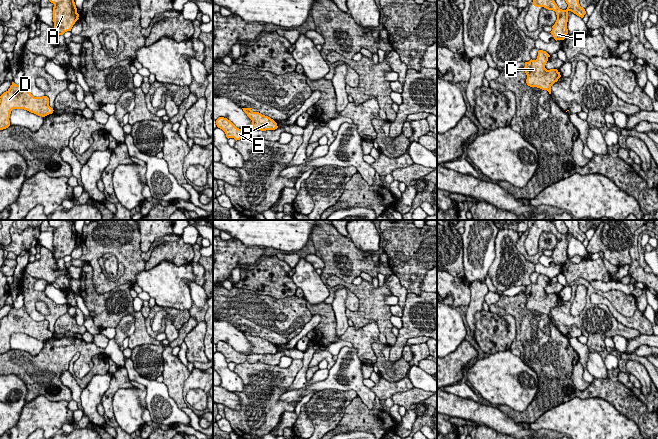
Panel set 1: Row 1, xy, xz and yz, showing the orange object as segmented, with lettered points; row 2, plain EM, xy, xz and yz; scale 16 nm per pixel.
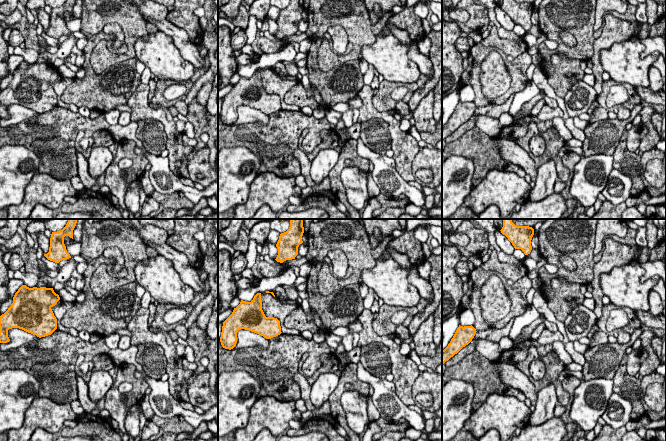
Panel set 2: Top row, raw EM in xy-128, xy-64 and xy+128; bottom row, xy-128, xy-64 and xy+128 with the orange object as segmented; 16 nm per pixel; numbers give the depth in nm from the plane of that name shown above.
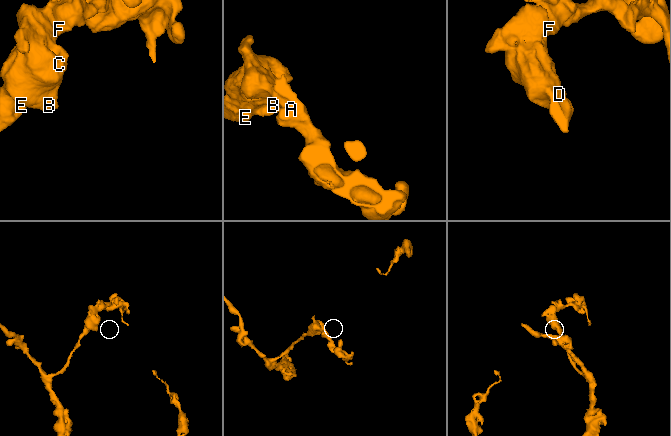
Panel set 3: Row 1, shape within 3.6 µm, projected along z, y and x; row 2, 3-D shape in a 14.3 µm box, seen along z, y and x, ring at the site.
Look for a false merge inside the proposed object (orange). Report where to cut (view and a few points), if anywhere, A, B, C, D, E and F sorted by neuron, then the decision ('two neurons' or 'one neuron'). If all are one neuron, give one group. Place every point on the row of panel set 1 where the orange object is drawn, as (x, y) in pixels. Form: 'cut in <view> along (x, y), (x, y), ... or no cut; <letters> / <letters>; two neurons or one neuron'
no cut; A B C D E F; one neuron

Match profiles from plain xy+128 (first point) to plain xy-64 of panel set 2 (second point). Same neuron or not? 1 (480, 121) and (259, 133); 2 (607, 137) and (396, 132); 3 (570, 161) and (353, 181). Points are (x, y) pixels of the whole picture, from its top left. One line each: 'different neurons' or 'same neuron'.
1: different neurons
2: different neurons
3: different neurons

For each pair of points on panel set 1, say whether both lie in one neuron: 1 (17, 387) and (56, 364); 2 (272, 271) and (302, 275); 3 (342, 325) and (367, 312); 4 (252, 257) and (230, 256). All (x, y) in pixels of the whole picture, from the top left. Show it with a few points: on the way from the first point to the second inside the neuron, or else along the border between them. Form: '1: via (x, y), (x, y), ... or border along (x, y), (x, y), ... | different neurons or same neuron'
1: border along (10, 373), (24, 383), (27, 390), (26, 402) | different neurons
2: border along (293, 268), (292, 281), (298, 287) | different neurons
3: border along (345, 309), (345, 315), (348, 318) | different neurons
4: via (247, 256), (235, 256) | same neuron

